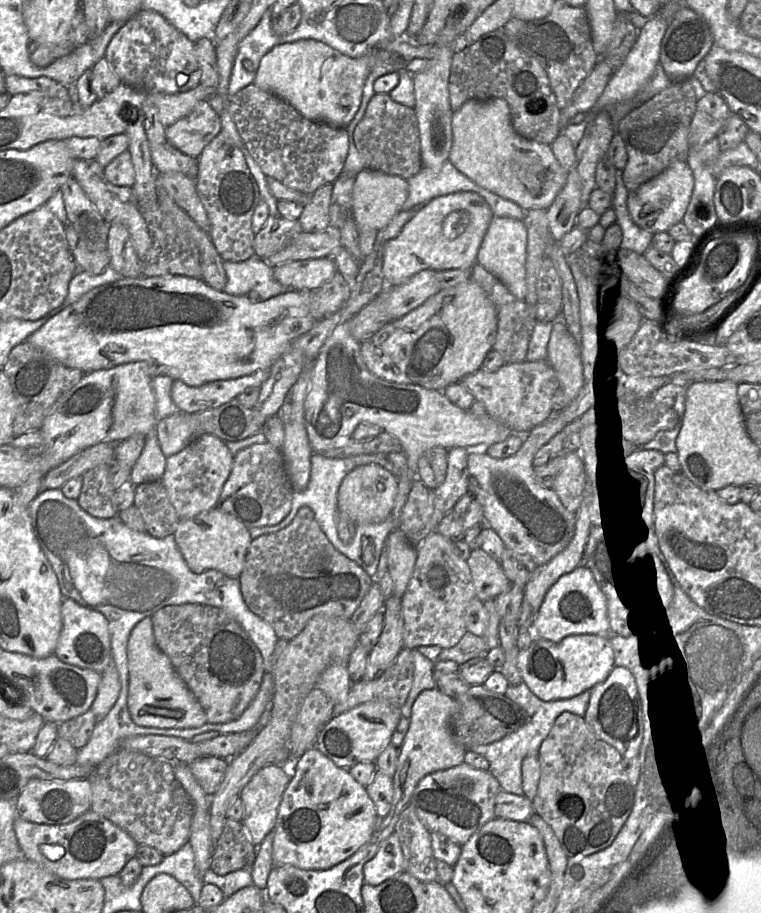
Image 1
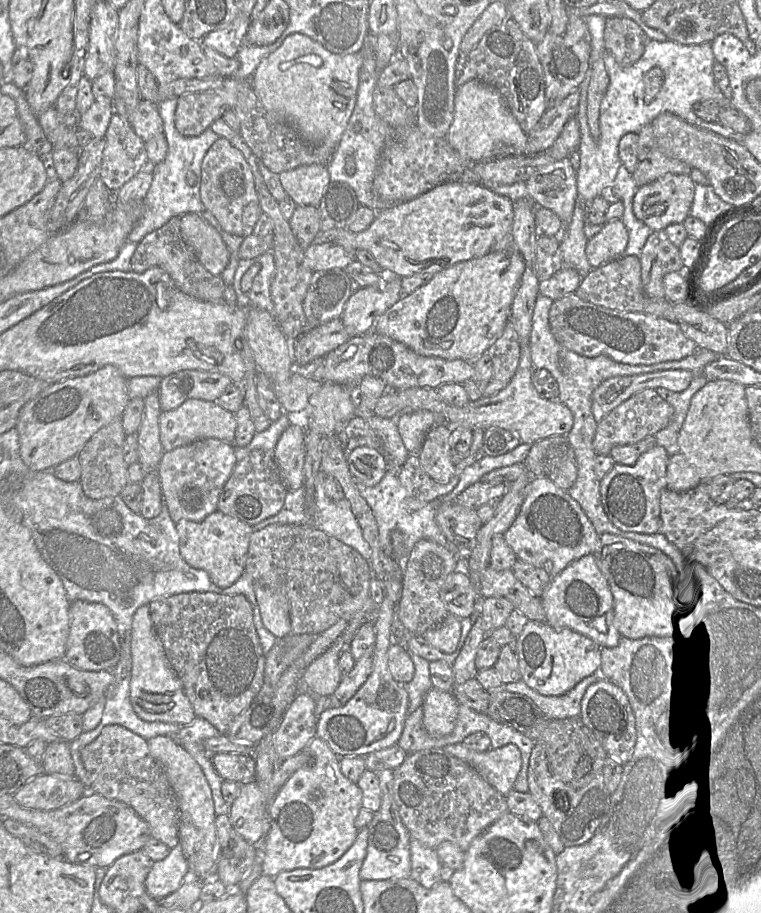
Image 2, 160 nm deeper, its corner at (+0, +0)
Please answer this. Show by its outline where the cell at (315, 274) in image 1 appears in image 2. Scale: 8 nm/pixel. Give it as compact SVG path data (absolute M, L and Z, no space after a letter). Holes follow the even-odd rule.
M327 242L311 243L304 250L304 265L312 272L332 268L343 268L355 259L357 249L347 249L344 246Z

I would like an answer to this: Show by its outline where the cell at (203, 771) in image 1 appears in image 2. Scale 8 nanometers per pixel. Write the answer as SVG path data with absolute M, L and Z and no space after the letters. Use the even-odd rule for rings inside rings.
M239 753L212 755L213 766L223 780L246 784L255 781L256 761L253 756Z

